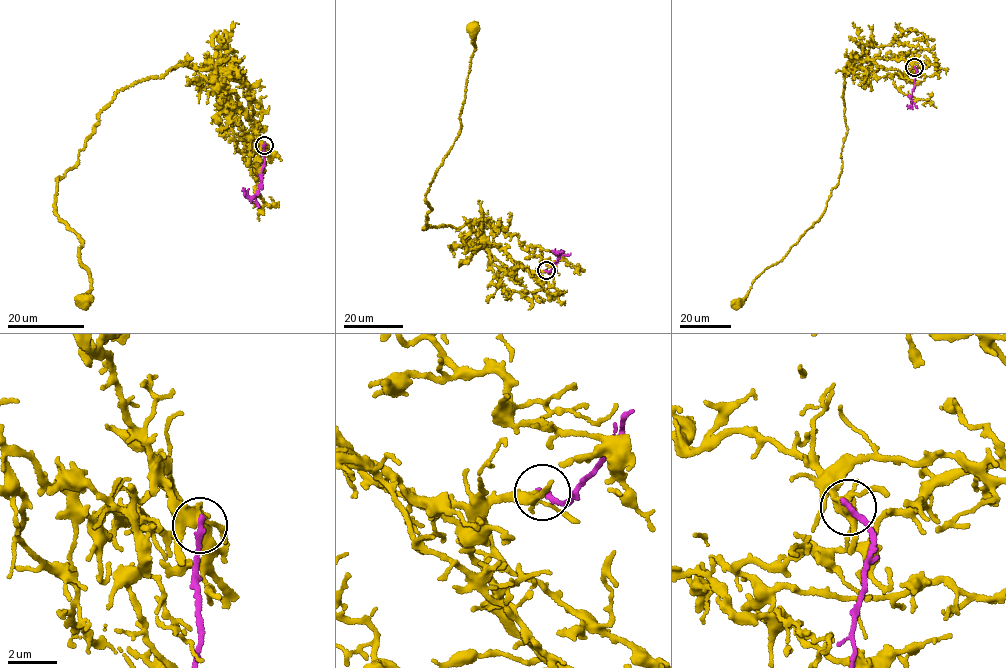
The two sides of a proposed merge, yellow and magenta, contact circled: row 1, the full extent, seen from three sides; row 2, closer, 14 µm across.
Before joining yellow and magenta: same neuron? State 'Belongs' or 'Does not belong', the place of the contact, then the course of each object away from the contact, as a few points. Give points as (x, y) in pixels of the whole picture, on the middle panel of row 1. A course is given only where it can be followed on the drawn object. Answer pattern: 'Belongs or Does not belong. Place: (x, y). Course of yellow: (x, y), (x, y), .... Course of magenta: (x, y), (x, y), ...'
Does not belong. Place: (546, 270). Course of yellow: (546, 270), (524, 268), (468, 224), (423, 228), (432, 210), (425, 193), (460, 132), (476, 47), (472, 28). Course of magenta: (546, 270), (555, 265), (562, 252), (554, 252), (555, 248)

